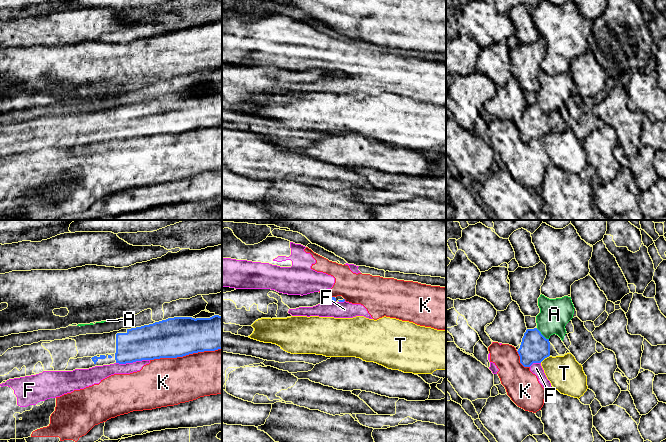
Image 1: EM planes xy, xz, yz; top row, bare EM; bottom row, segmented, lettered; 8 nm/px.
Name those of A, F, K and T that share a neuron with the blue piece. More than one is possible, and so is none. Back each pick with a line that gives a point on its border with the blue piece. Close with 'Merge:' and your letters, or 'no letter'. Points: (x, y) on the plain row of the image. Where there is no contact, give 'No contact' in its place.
Merge: no letter

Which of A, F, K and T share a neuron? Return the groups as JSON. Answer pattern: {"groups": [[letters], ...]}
{"groups": [["A"], ["F", "K"], ["T"]]}

